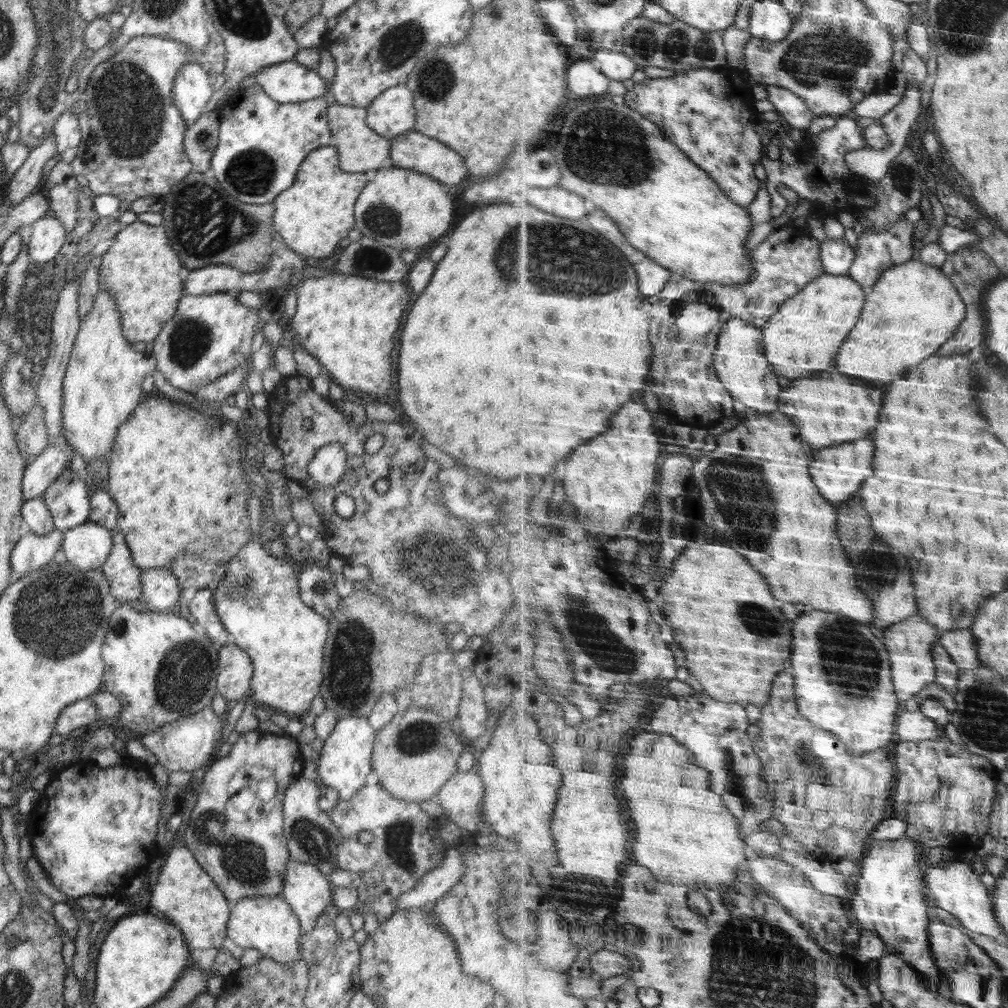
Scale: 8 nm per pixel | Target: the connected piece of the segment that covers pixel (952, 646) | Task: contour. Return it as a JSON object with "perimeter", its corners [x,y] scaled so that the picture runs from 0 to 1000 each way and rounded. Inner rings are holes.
{"perimeter":[[[964,624],[937,627],[933,637],[952,663],[964,665],[975,661],[971,652],[971,635]]]}

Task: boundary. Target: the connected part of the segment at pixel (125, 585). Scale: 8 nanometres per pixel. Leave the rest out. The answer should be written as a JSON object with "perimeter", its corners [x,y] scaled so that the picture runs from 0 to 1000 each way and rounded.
{"perimeter":[[[119,526],[113,527],[111,548],[99,565],[107,574],[113,594],[129,597],[141,592],[141,582],[139,582],[141,565],[133,562],[131,549],[127,545],[123,529]]]}

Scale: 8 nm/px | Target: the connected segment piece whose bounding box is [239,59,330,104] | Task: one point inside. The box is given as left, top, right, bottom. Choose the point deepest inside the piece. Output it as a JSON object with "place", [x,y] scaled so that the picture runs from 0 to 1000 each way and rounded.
{"place":[284,81]}

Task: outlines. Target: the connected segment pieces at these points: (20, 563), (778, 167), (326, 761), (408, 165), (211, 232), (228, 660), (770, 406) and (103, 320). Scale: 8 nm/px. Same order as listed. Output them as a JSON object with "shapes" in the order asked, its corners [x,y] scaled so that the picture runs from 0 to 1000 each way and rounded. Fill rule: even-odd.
{"shapes":[[[[25,522],[24,530],[10,552],[14,573],[20,574],[53,557],[55,550],[61,546],[62,537],[62,526],[52,525],[48,530],[38,532]]],[[[847,114],[835,115],[831,117],[827,126],[816,129],[810,137],[802,136],[802,139],[797,141],[798,147],[794,150],[795,155],[790,163],[766,159],[760,155],[755,163],[761,170],[760,180],[767,196],[767,213],[776,215],[784,206],[782,196],[778,196],[772,190],[772,185],[776,183],[791,190],[794,196],[793,201],[805,198],[807,206],[810,206],[806,212],[816,219],[821,215],[831,217],[836,210],[847,212],[847,209],[851,209],[849,194],[859,194],[859,184],[862,180],[840,165],[840,153],[847,149],[855,149],[859,146],[859,142],[857,130],[852,126],[850,117]]],[[[346,710],[336,712],[331,724],[321,735],[317,744],[315,768],[323,781],[335,784],[336,792],[345,794],[363,777],[363,770],[369,766],[369,745],[374,725],[365,718],[364,711]]],[[[413,128],[407,129],[397,135],[387,138],[387,157],[391,166],[410,169],[433,178],[443,188],[452,183],[460,183],[464,177],[464,168],[460,163],[459,157],[456,153],[443,147],[438,141],[425,137]]],[[[188,170],[179,181],[171,184],[163,199],[164,233],[171,248],[175,250],[185,269],[197,267],[208,263],[231,264],[241,270],[252,271],[258,266],[264,266],[273,245],[270,216],[274,205],[272,202],[250,203],[243,202],[226,192],[209,172]]],[[[221,640],[215,647],[214,683],[226,695],[241,695],[248,688],[248,676],[252,665],[249,653],[233,640]]],[[[727,315],[713,331],[709,364],[716,379],[725,387],[727,394],[742,404],[743,410],[762,412],[773,407],[777,390],[773,371],[762,357],[757,326],[737,315]]],[[[101,285],[90,311],[80,316],[63,375],[61,433],[83,458],[105,454],[117,424],[145,393],[141,388],[143,374],[155,366],[155,356],[148,348],[135,349],[122,334],[118,306],[112,292]]]]}

